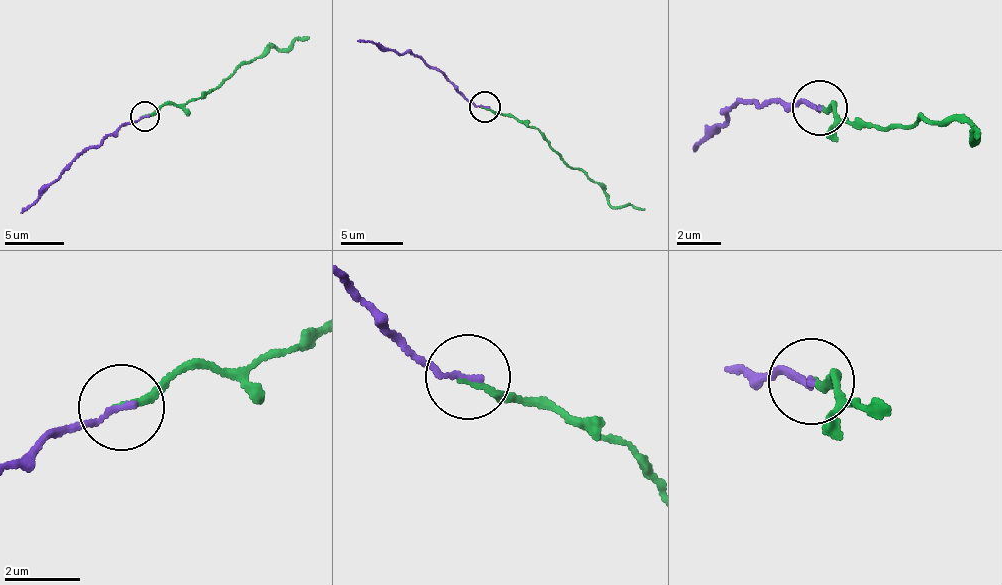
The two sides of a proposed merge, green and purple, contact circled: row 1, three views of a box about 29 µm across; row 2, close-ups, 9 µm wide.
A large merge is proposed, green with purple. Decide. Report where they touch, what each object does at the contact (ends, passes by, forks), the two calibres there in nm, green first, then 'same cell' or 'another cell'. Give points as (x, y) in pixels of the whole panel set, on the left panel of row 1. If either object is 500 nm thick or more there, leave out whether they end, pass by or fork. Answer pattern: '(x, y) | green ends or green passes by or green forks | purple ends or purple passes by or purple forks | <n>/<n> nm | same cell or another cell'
(145, 116) | green ends | purple ends | 180/160 nm | same cell

